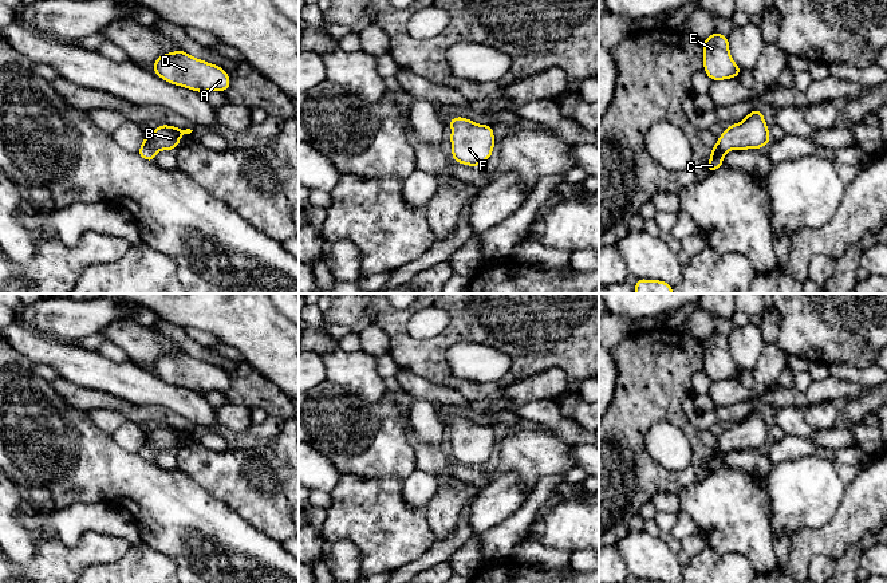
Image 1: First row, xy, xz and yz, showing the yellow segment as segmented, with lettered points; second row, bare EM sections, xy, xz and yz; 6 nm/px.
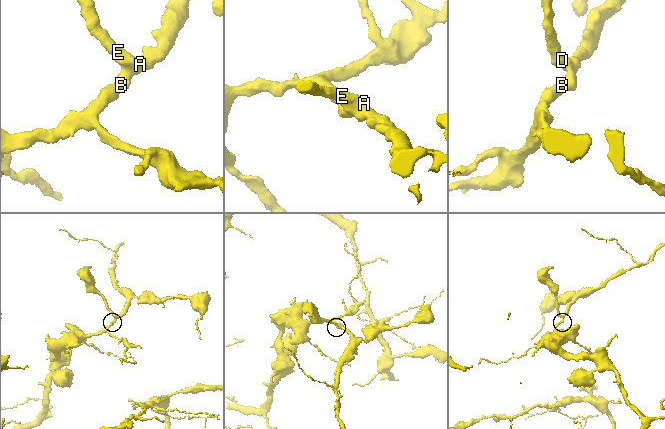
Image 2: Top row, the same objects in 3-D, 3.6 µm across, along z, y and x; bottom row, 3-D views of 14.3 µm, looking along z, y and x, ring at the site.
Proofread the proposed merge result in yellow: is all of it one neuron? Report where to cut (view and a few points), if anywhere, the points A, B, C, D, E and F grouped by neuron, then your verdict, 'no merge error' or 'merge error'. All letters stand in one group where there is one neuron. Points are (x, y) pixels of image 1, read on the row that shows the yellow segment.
no cut | A B C D E F | no merge error

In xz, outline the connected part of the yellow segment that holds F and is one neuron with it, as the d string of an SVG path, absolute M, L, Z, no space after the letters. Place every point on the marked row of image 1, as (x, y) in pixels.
M454 117L450 125L453 161L476 168L486 162L494 149L494 134L490 125L478 125L469 118Z

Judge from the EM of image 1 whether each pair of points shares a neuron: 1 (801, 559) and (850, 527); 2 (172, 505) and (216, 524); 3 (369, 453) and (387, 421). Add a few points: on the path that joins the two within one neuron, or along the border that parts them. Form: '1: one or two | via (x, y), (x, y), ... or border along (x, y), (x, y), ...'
1: one | via (813, 547), (820, 540), (838, 536)
2: one | via (182, 516), (192, 524), (205, 524)
3: one | via (371, 445), (371, 441), (381, 429)

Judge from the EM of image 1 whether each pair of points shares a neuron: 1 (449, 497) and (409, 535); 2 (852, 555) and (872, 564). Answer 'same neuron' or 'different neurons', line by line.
1: different neurons
2: different neurons

